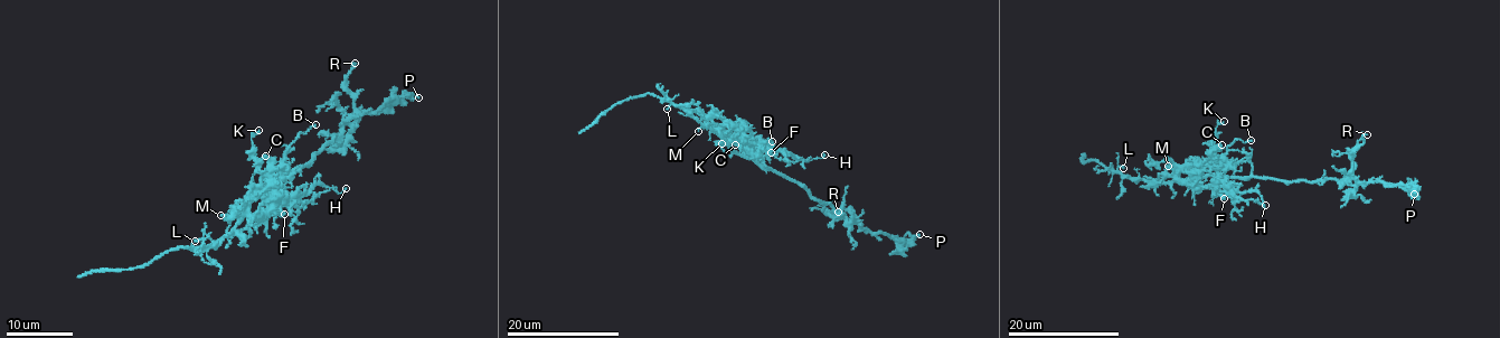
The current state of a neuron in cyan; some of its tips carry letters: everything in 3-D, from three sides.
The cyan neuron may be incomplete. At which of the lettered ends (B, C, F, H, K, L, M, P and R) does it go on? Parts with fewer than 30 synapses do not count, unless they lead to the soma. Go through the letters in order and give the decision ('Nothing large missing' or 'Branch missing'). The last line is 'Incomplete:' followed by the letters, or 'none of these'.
B: Nothing large missing
C: Nothing large missing
F: Nothing large missing
H: Nothing large missing
K: Nothing large missing
L: Nothing large missing
M: Nothing large missing
P: Nothing large missing
R: Nothing large missing
Incomplete: none of these

